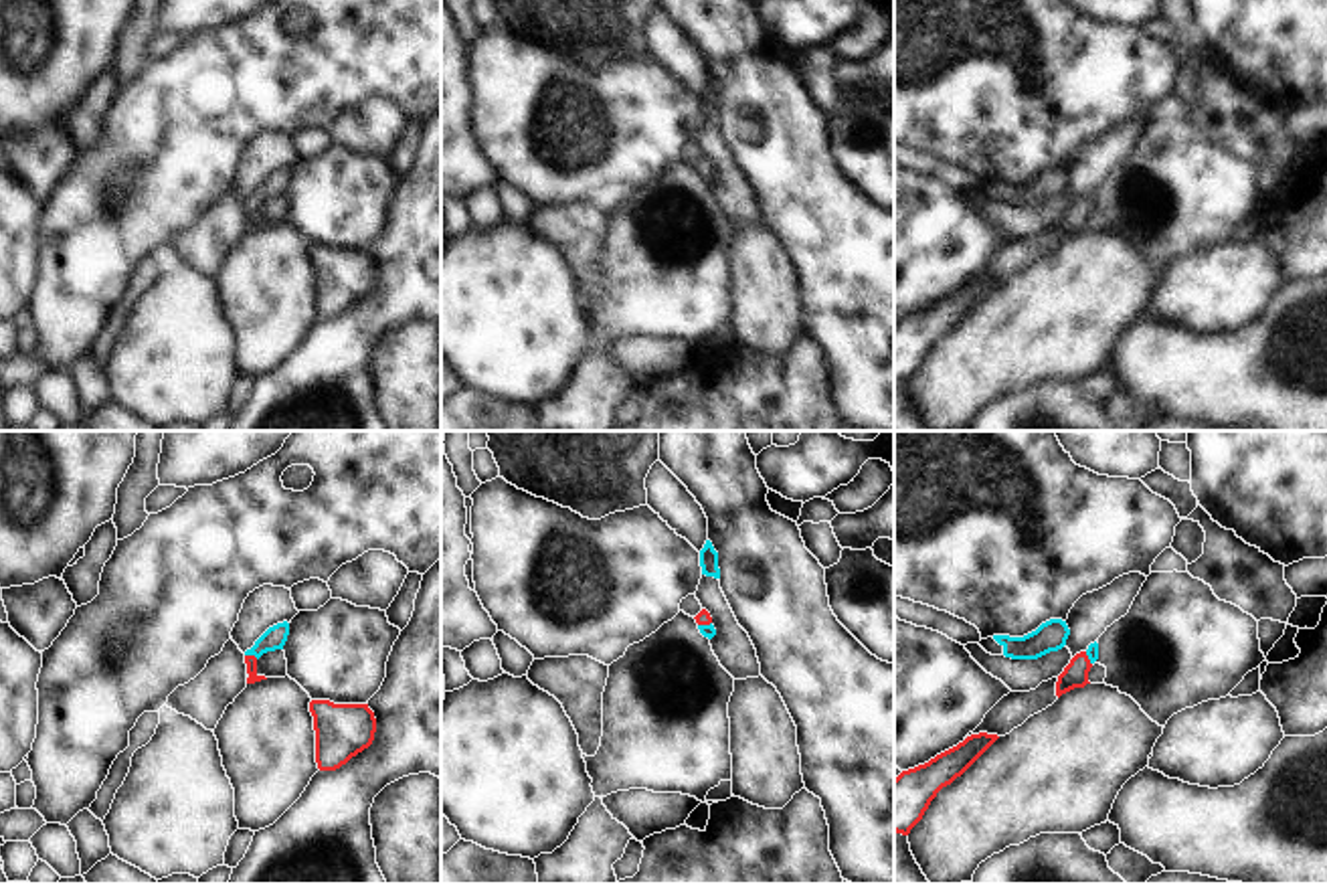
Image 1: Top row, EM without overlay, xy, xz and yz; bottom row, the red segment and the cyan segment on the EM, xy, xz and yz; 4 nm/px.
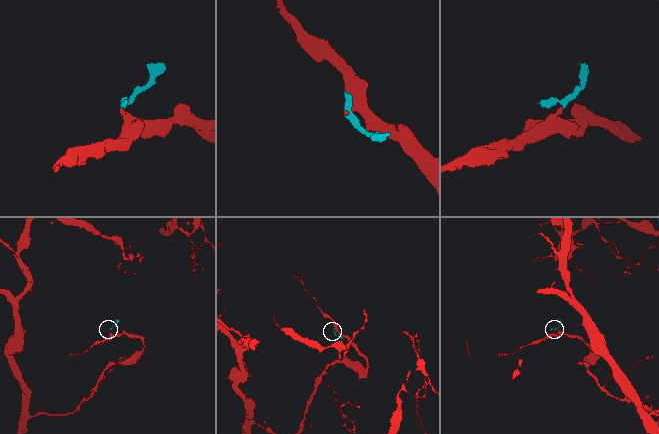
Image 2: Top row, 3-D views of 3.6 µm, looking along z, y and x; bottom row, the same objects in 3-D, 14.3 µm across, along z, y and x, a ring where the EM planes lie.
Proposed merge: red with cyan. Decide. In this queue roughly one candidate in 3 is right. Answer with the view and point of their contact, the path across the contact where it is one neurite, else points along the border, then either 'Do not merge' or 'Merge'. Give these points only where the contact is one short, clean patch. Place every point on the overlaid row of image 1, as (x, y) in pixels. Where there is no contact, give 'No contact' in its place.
Touches red at xy (251, 656). Path across: xy (251, 662), (251, 656), (274, 638). Merge.

